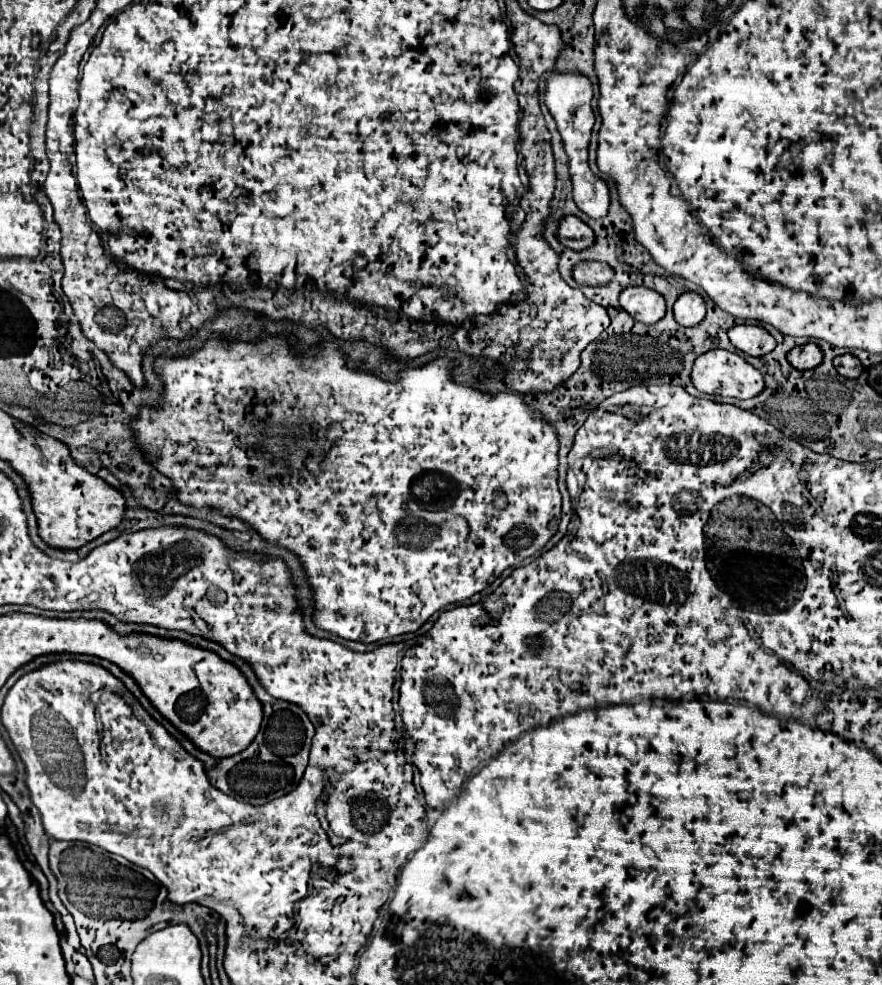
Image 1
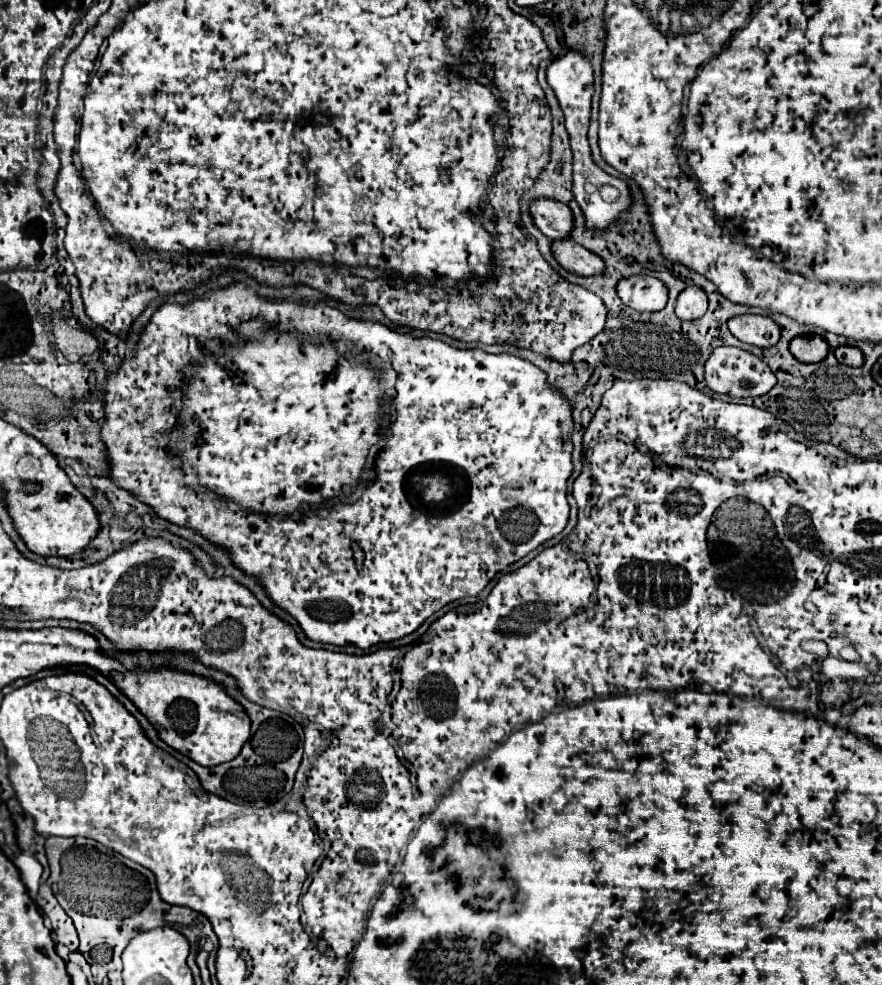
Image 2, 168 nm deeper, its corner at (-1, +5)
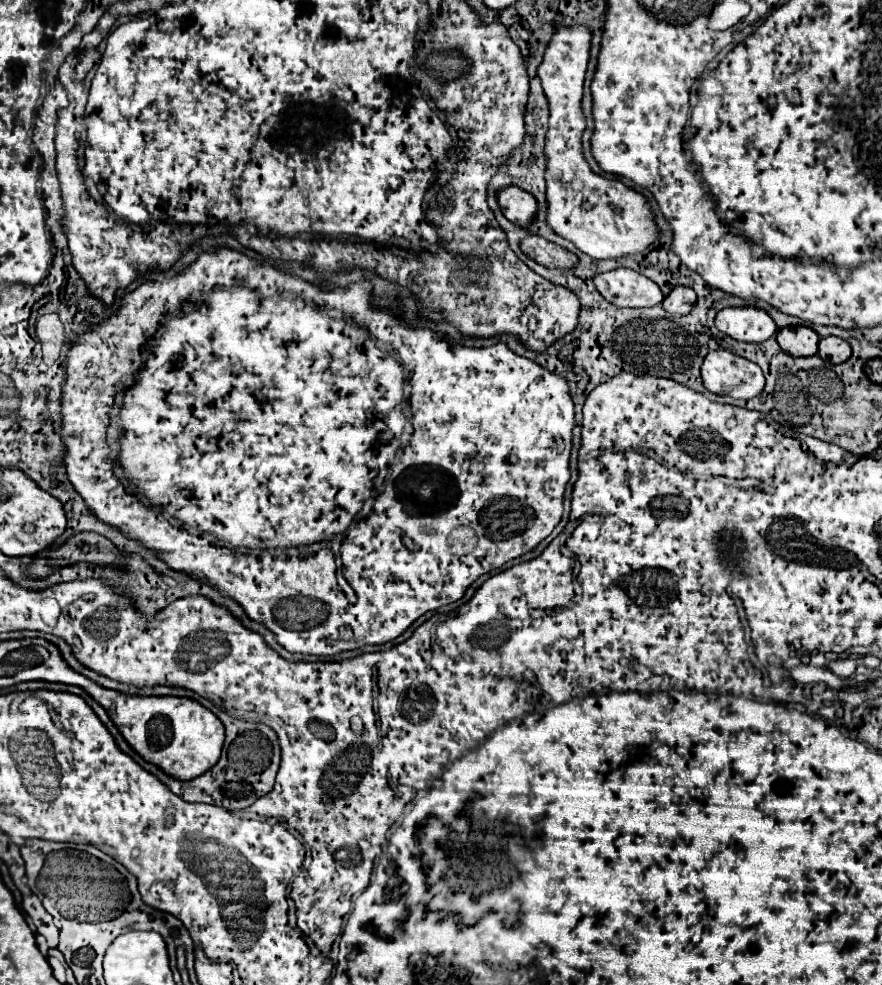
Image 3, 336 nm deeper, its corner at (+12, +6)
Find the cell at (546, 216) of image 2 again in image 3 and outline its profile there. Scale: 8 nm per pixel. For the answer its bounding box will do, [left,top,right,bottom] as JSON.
[498,186,538,228]

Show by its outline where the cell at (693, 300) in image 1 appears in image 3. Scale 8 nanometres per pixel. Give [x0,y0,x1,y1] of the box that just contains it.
[662,286,696,314]

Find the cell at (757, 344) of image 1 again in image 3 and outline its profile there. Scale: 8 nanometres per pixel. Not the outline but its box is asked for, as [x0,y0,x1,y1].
[716,308,778,342]

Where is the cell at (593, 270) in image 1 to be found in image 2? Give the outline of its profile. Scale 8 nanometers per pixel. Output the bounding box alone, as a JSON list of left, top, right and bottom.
[551,239,605,277]

